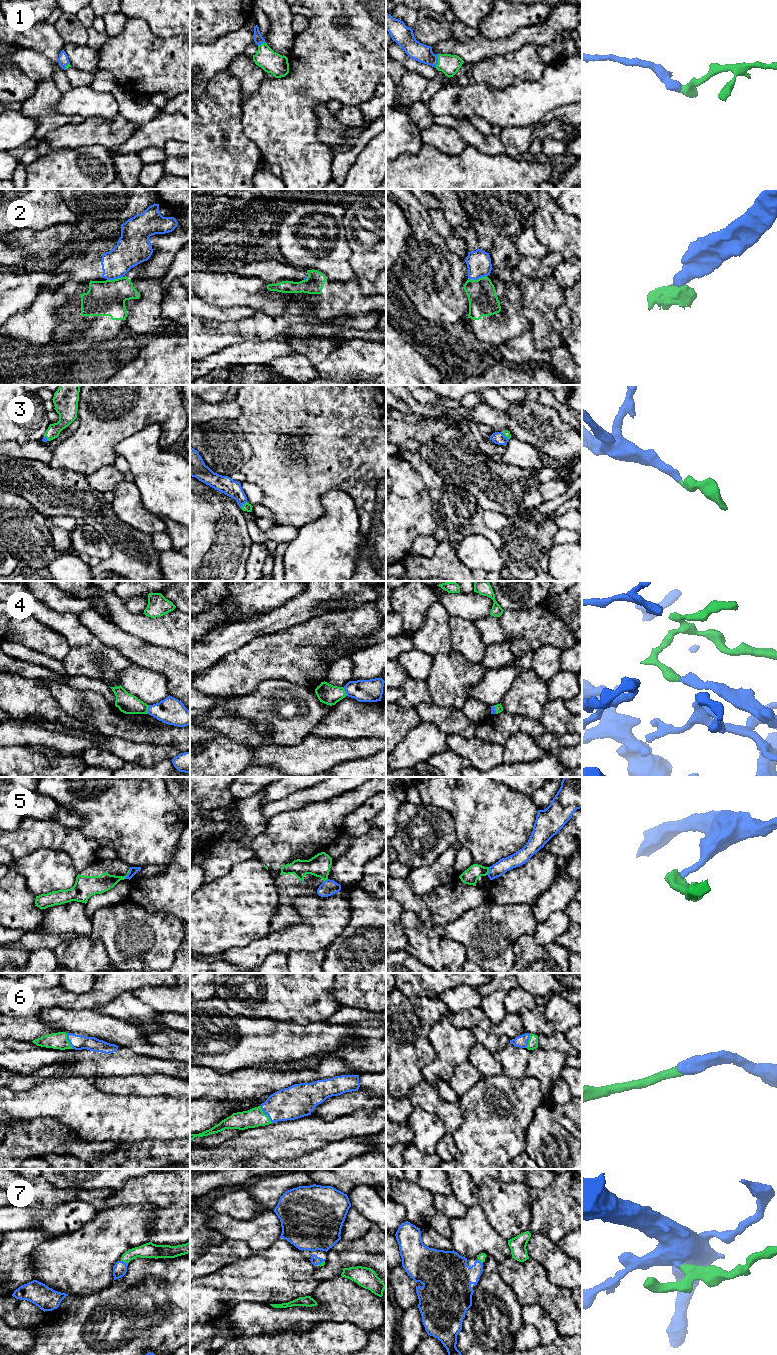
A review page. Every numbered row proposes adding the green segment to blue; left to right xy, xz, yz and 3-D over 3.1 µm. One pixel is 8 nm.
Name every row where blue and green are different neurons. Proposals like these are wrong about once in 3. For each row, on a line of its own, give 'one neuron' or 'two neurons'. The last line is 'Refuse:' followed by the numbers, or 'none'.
1: one neuron
2: two neurons
3: one neuron
4: one neuron
5: two neurons
6: one neuron
7: one neuron
Refuse: 2, 5

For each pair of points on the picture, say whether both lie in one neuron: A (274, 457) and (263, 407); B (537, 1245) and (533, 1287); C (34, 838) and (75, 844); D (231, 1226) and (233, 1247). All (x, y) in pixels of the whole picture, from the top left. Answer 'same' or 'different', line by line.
A: same
B: different
C: same
D: different

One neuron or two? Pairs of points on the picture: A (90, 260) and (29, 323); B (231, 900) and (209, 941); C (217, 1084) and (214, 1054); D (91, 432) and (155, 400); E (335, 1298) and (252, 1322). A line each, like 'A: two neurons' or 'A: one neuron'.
A: one neuron
B: one neuron
C: two neurons
D: one neuron
E: one neuron

